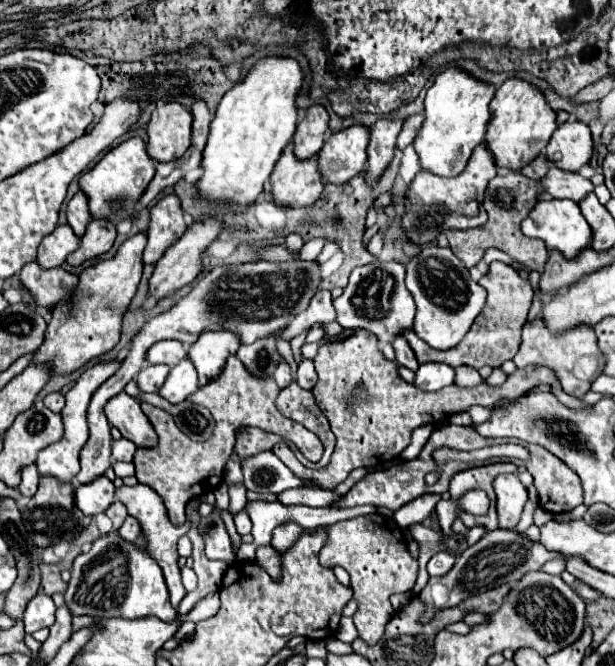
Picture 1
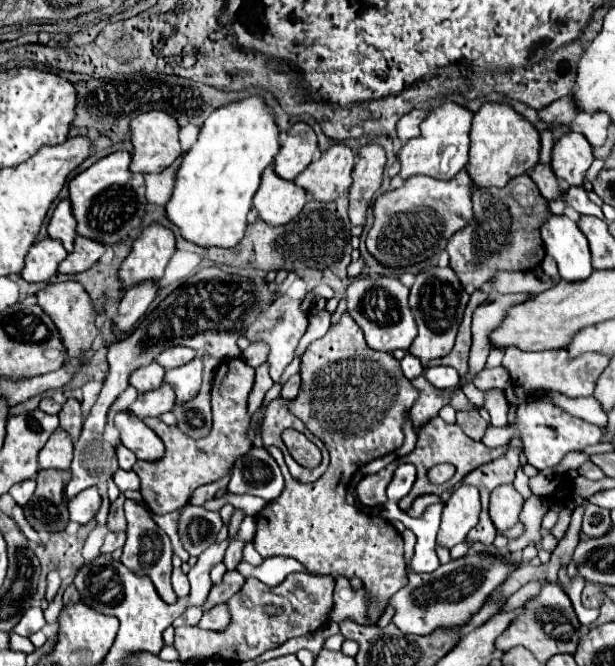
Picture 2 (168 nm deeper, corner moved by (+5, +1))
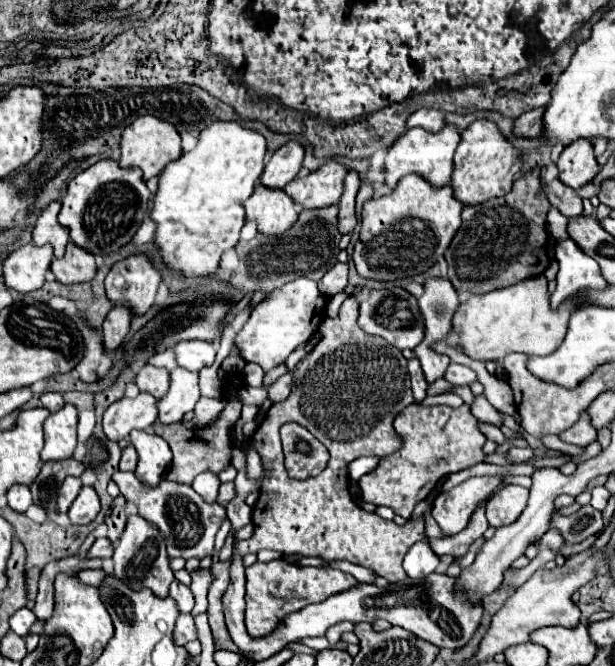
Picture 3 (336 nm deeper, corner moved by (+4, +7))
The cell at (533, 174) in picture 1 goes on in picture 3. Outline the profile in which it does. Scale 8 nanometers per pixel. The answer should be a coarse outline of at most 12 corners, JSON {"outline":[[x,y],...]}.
{"outline":[[559,179],[547,187],[547,197],[565,217],[583,213],[581,197]]}

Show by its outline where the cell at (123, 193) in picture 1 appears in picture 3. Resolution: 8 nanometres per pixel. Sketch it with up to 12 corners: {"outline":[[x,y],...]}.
{"outline":[[103,159],[69,181],[59,223],[111,255],[149,209],[139,169]]}

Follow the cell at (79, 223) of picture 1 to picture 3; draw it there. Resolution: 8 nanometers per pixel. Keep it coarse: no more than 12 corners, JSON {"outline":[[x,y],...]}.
{"outline":[[53,201],[37,217],[35,245],[65,253],[69,231],[57,223],[61,203]]}

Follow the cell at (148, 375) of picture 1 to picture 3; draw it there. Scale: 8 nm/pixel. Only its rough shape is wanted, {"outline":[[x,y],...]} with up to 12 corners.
{"outline":[[147,363],[137,373],[139,391],[161,399],[169,373]]}

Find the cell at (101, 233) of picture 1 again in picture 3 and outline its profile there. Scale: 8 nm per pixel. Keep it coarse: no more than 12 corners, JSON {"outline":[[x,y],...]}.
{"outline":[[69,243],[49,267],[63,285],[95,277],[95,257]]}

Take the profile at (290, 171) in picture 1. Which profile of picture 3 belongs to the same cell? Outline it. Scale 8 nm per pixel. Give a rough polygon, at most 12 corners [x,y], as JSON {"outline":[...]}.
{"outline":[[257,185],[245,219],[261,235],[279,237],[297,221],[299,207],[285,191]]}

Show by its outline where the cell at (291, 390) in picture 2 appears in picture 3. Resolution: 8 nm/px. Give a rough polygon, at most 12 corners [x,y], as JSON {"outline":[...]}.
{"outline":[[291,373],[269,387],[271,403],[285,401],[291,393]]}

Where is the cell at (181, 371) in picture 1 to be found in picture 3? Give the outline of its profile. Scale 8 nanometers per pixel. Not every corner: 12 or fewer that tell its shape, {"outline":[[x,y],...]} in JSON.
{"outline":[[123,397],[103,413],[109,441],[157,419],[157,399]]}

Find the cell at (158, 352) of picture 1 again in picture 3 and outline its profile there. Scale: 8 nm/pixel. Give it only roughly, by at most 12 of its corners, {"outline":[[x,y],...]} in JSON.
{"outline":[[181,341],[177,363],[187,371],[211,367],[217,347],[211,341]]}

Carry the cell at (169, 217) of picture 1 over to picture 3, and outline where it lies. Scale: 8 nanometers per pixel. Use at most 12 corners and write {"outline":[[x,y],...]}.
{"outline":[[131,255],[105,277],[107,299],[145,315],[161,275]]}

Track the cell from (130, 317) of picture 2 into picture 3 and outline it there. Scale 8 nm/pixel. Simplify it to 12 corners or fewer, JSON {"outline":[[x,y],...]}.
{"outline":[[113,307],[103,323],[103,347],[115,351],[131,325],[131,311]]}

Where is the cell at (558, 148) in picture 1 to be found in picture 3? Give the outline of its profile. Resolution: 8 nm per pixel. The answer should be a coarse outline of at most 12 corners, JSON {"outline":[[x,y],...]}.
{"outline":[[587,139],[567,145],[557,161],[559,179],[573,189],[599,173]]}

